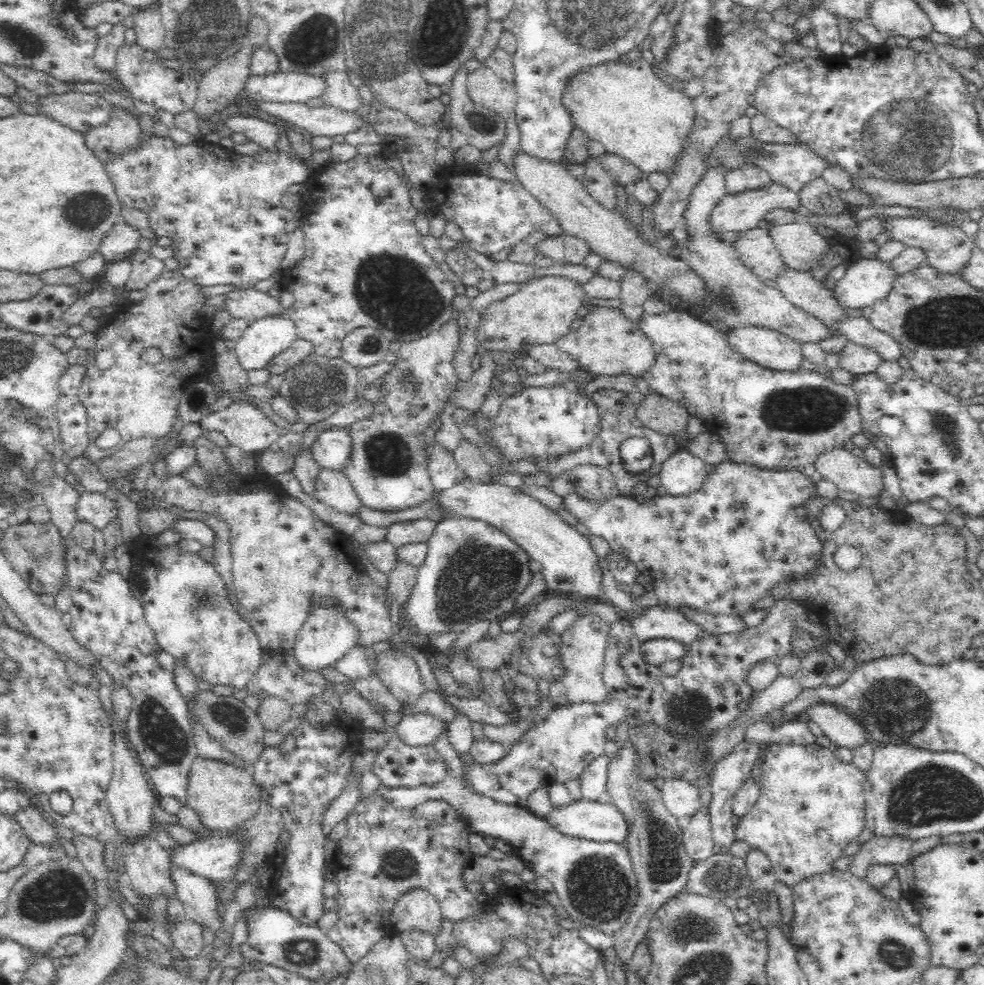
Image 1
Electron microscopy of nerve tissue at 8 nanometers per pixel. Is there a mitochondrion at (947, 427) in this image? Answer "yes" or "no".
yes

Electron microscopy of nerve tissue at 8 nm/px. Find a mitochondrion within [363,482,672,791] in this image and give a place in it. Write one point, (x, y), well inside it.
(479, 575)

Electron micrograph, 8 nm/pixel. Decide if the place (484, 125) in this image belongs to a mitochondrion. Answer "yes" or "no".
yes

